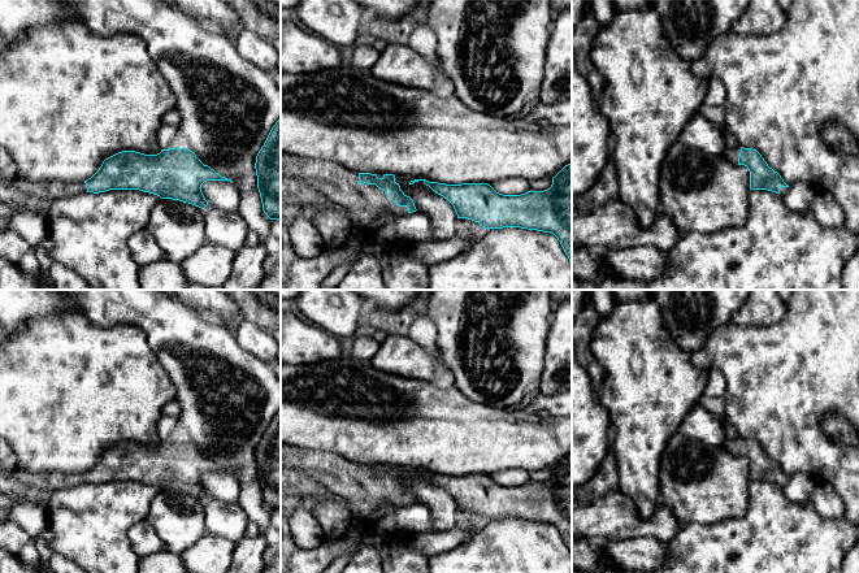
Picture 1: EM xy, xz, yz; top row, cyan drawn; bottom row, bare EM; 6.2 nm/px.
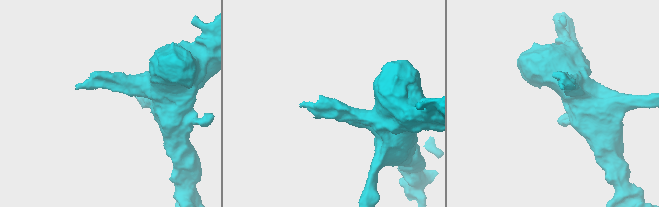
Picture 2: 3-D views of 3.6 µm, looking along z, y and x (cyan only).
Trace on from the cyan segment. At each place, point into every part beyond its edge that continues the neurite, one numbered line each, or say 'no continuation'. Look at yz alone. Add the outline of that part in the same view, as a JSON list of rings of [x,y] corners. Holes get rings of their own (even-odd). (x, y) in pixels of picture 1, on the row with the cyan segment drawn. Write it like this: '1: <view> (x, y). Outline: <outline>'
1: yz (732, 155). Outline: [[[741,147],[736,148],[726,148],[723,156],[732,164],[738,165],[738,157],[739,157]]]

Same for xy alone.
1: xy (52, 191). Outline: [[[13,170],[4,173],[5,179],[21,192],[55,201],[61,197],[68,197],[87,192],[84,182],[60,183],[60,182],[29,182],[16,174]]]

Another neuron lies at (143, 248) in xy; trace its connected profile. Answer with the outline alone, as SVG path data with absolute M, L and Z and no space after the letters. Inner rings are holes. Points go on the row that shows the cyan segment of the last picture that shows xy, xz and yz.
M147 227L130 236L129 249L139 268L164 259L162 249L157 246Z

